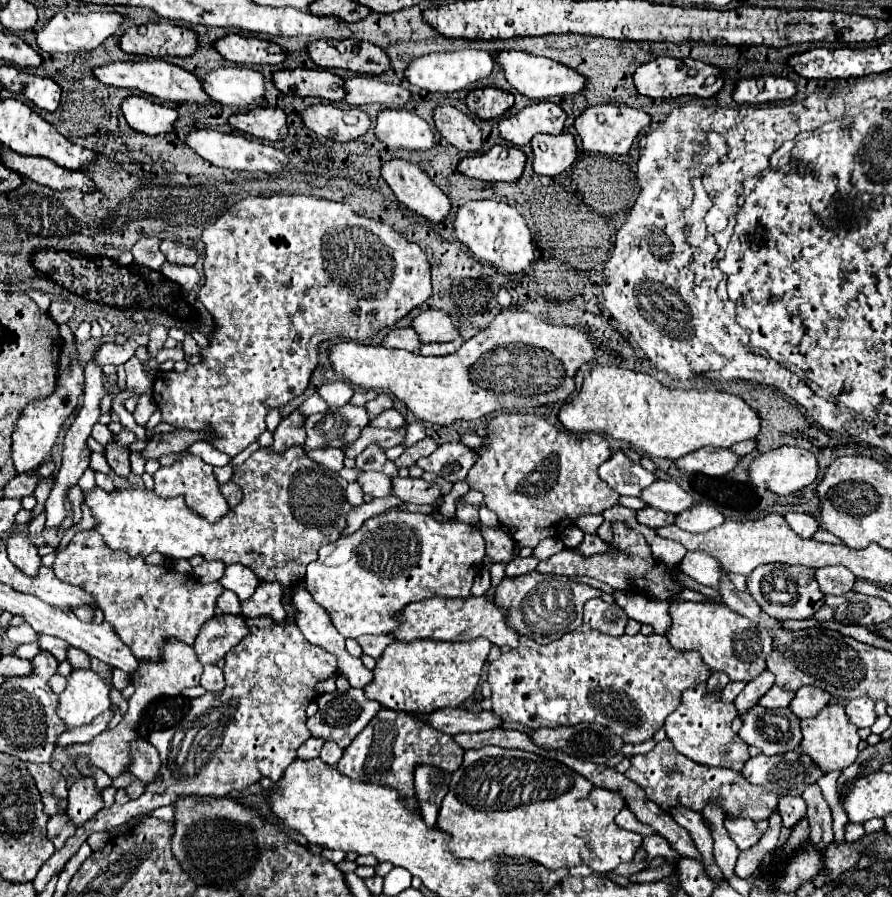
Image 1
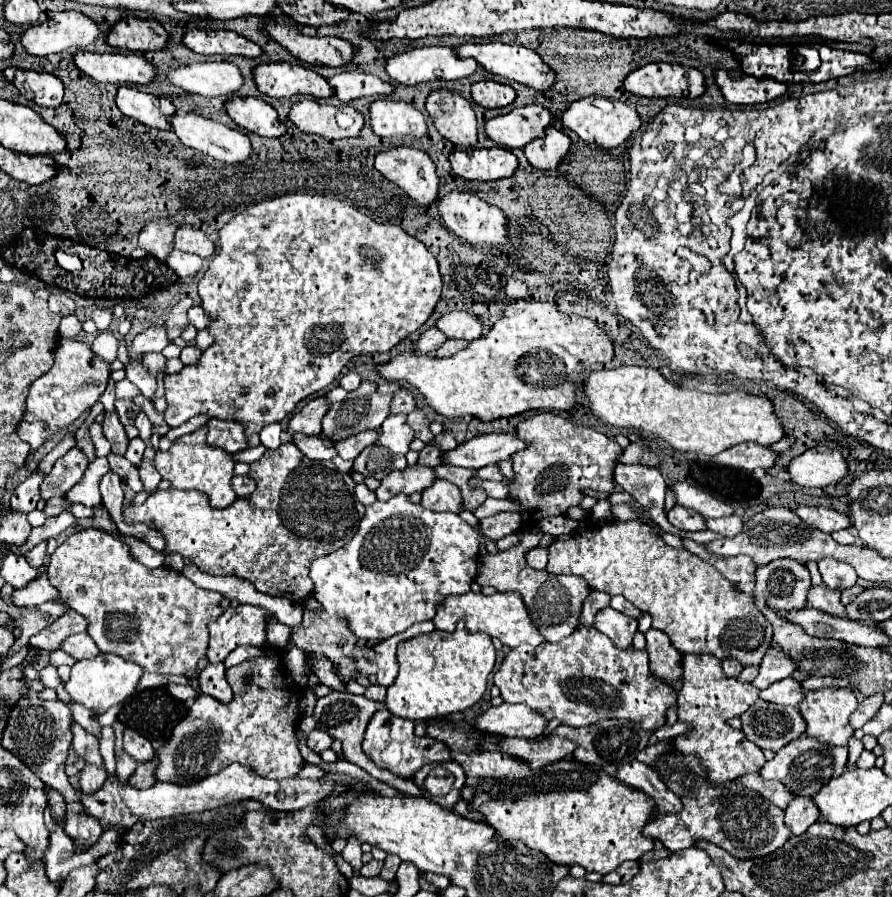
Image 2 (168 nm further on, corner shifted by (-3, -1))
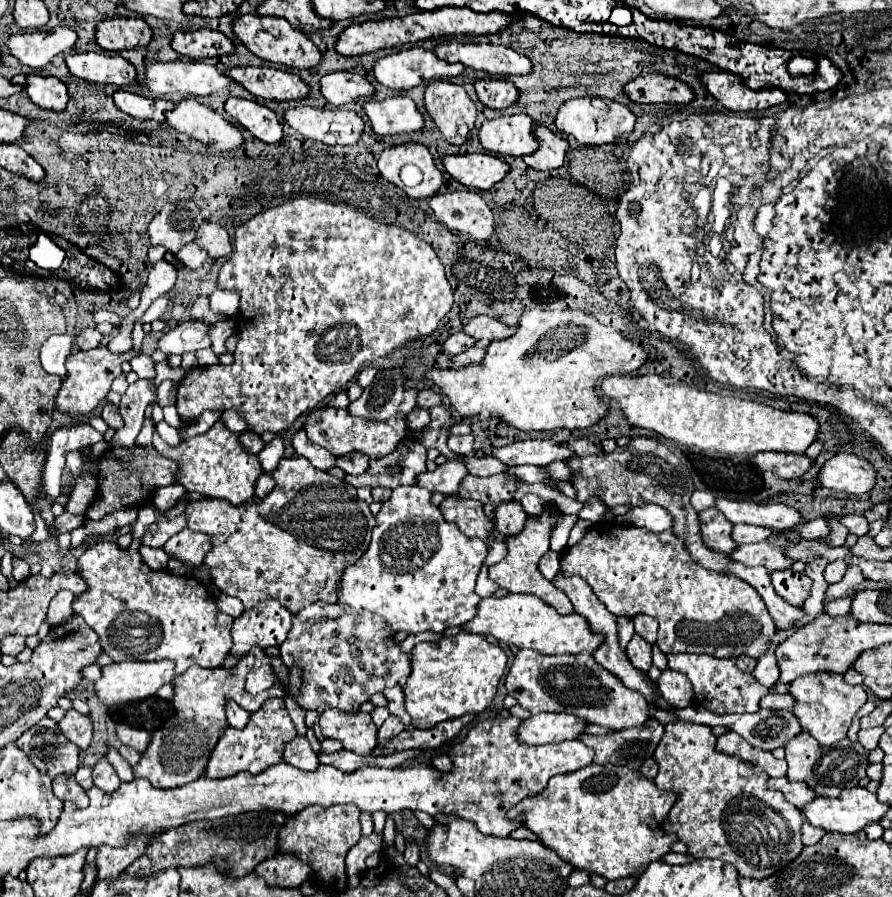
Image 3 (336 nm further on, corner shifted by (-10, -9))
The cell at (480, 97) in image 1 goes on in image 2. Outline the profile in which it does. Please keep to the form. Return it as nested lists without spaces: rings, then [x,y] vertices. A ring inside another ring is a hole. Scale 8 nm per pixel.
[[[477,81],[471,87],[473,101],[481,107],[495,109],[495,107],[507,107],[515,99],[515,91],[511,85],[503,85],[497,81]]]

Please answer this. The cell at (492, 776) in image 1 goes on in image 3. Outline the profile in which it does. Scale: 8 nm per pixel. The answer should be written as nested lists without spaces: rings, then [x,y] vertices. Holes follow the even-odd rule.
[[[590,763],[588,767],[582,767],[582,769],[574,771],[574,773],[564,773],[564,775],[552,777],[552,779],[548,781],[546,789],[540,791],[540,795],[534,795],[534,797],[528,797],[528,799],[520,801],[518,807],[512,807],[512,809],[506,811],[506,817],[508,817],[510,821],[522,821],[524,827],[530,829],[530,831],[538,837],[538,841],[540,841],[544,847],[552,849],[560,859],[564,859],[566,863],[570,863],[574,869],[580,869],[580,871],[586,871],[586,873],[596,873],[596,875],[600,875],[600,877],[604,877],[604,879],[610,881],[610,879],[620,879],[620,877],[640,877],[642,871],[646,869],[646,865],[648,865],[650,861],[660,859],[664,853],[670,851],[670,845],[672,845],[674,841],[678,841],[676,835],[668,835],[668,833],[662,831],[662,823],[666,821],[666,817],[668,817],[668,813],[670,813],[670,809],[672,809],[672,805],[674,805],[674,799],[676,799],[674,793],[660,791],[652,781],[642,779],[642,777],[638,775],[638,771],[630,771],[628,767],[594,765],[594,763]]]

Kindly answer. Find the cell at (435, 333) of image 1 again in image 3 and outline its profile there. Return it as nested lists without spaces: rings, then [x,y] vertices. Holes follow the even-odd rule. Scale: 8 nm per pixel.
[[[476,315],[472,317],[464,329],[462,329],[466,335],[474,337],[476,341],[494,341],[494,339],[506,339],[514,333],[514,329],[506,327],[504,323],[500,323],[498,319],[492,319],[488,315]]]

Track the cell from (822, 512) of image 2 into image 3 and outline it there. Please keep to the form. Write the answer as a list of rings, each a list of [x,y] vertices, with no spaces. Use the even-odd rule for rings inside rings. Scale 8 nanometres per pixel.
[[[826,515],[826,519],[838,519],[840,525],[844,525],[850,533],[854,533],[858,537],[862,537],[862,535],[868,533],[868,521],[862,515],[840,515],[840,517]]]

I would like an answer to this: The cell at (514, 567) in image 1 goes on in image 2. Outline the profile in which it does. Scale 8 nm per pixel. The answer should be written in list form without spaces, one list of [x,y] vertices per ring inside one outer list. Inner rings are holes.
[[[535,547],[533,551],[529,551],[529,553],[527,553],[527,563],[529,563],[533,569],[545,569],[545,565],[547,565],[547,549]]]

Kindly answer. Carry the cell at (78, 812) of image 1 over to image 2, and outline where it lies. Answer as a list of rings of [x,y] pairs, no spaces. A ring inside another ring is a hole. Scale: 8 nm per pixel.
[[[85,765],[81,771],[81,791],[83,793],[95,793],[99,791],[99,787],[103,787],[105,779],[109,777],[109,773],[105,771],[105,767],[97,767],[97,765]]]

